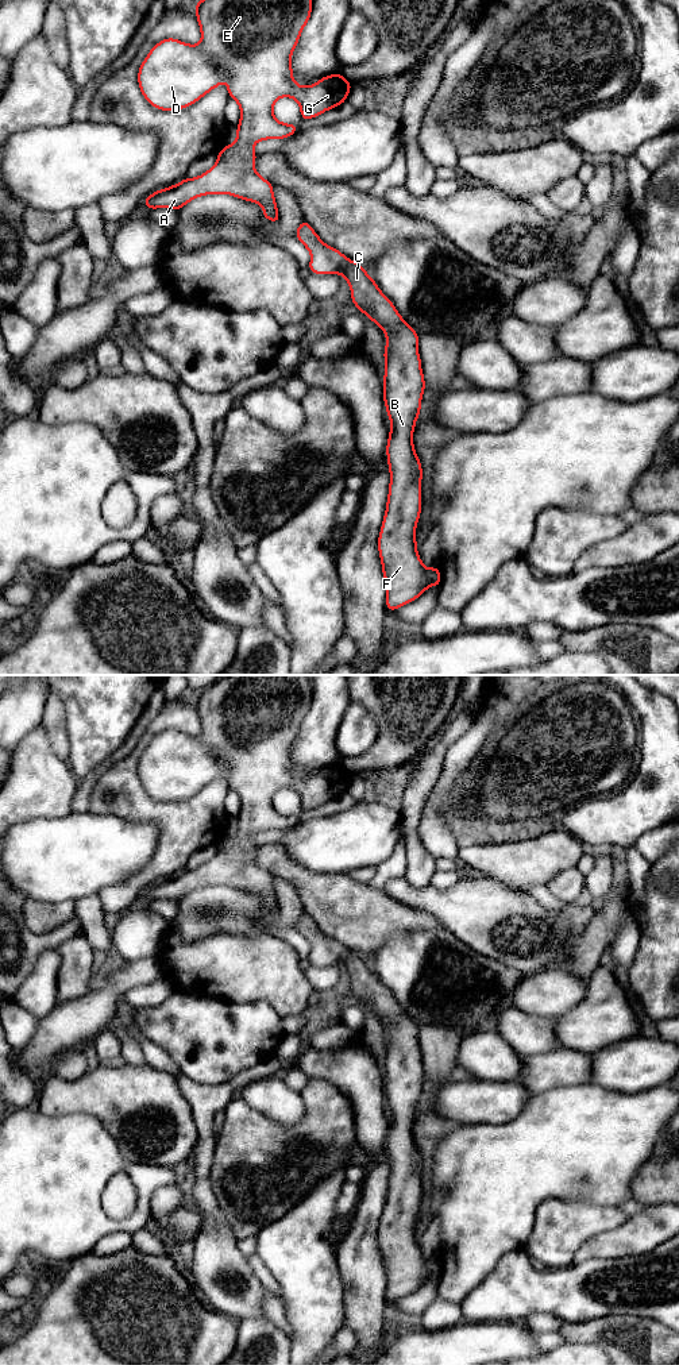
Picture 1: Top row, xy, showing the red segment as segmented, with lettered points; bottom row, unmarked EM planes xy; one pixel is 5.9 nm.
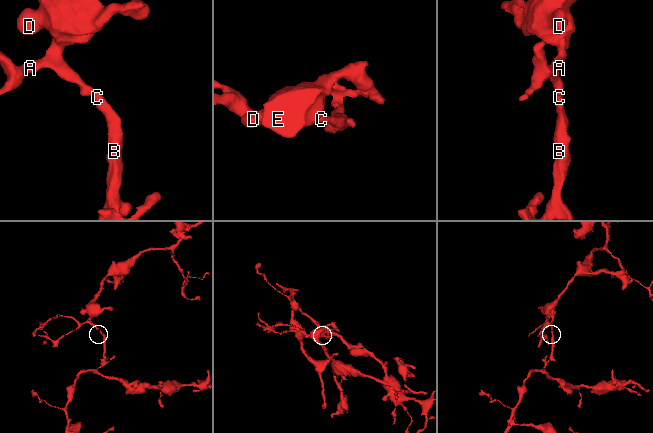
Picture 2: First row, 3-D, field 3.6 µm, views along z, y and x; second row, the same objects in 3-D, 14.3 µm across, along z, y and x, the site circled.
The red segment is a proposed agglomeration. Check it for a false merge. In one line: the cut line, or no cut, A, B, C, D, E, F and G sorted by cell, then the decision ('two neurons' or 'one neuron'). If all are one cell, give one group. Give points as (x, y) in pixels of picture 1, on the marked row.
cut none; groups A B C D E F G; one neuron

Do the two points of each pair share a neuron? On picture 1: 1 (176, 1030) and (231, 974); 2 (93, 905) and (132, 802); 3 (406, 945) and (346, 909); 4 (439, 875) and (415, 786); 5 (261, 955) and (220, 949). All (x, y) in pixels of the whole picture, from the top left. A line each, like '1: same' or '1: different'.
1: different
2: different
3: different
4: different
5: same

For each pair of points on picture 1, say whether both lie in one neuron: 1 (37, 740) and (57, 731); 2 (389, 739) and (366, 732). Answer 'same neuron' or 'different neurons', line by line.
1: different neurons
2: different neurons

